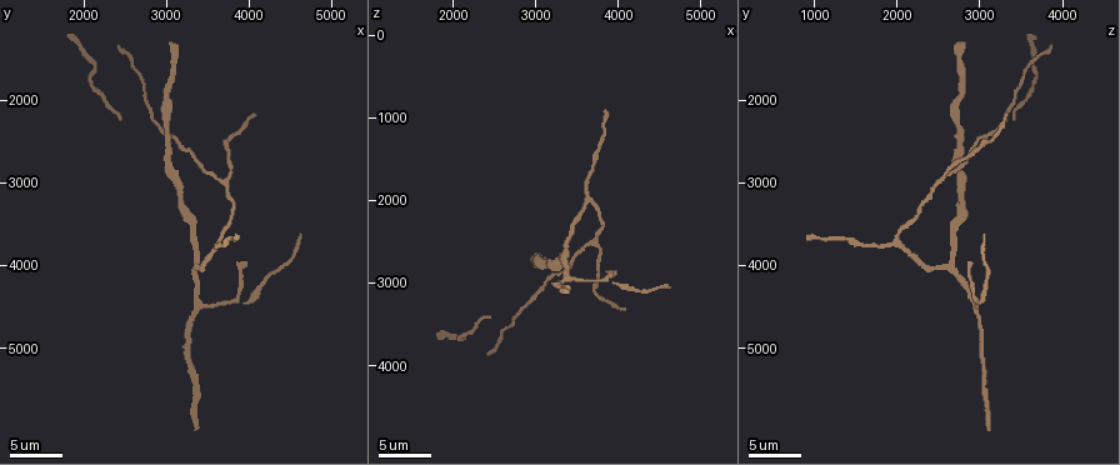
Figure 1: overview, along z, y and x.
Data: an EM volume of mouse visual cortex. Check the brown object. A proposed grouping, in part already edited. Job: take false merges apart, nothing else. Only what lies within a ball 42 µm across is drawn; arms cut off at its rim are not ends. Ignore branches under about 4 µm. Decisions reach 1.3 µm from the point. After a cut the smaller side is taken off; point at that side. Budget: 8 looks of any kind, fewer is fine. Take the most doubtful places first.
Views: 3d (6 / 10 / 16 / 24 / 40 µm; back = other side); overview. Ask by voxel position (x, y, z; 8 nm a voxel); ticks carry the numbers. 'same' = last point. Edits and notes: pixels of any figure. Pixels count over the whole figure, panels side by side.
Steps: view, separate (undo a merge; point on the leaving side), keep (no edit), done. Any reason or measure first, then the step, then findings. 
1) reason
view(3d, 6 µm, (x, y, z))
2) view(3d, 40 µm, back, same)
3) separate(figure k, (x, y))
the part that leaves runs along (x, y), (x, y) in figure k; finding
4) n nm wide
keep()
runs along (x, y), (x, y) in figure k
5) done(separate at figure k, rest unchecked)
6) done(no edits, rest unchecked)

three arms meet
view(3d, 10 µm, (3700, 2950, 2500))

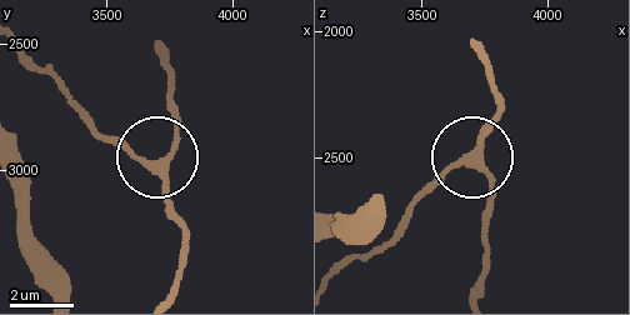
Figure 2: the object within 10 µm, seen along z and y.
side arm 11 µm; 3 arms
keep()
continuous, no second neuron

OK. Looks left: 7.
a fork
view(3d, 16 µm, (3450, 4500, 2950))

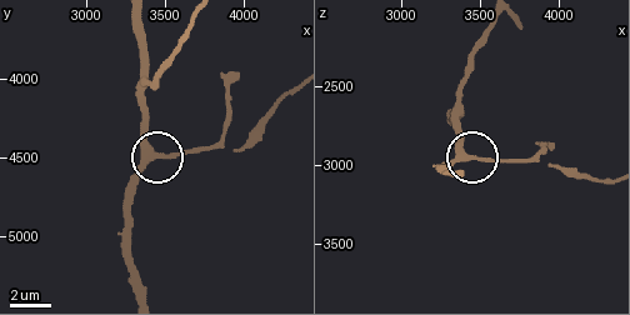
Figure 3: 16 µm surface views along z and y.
view(3d, 6 µm, (3440, 4480, 2940))

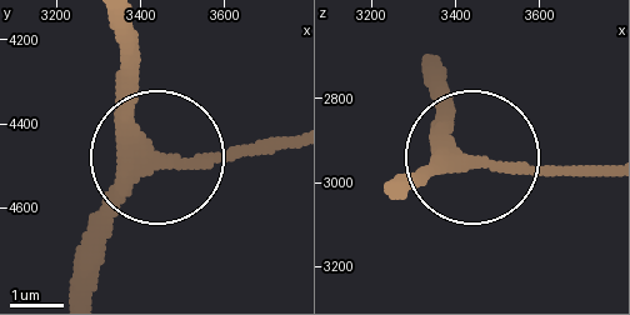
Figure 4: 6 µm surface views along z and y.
side arm 13 µm
keep()
continuous, no second neuron

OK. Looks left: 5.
three arms meet
view(3d, 6 µm, (3350, 4000, 2650))

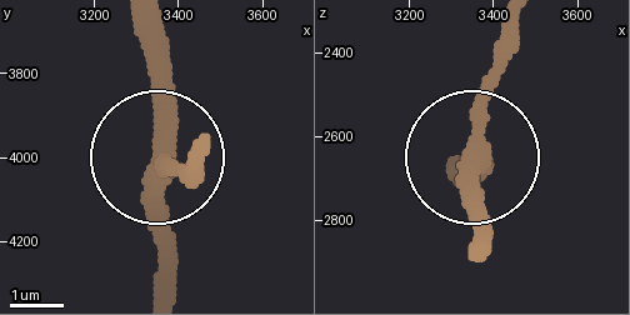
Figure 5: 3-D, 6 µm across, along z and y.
view(3d, 6 µm, back, same)

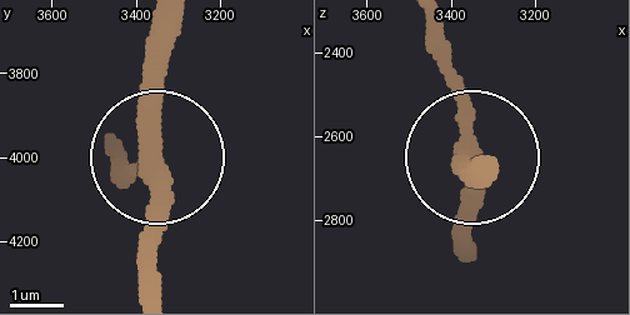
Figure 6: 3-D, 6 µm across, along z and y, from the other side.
keep()
runs along (114, 150), (123, 164), (163, 164), (149, 254) in figure 6; all the same neuron

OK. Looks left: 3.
view(3d, 10 µm, (3600, 3750, 2000))

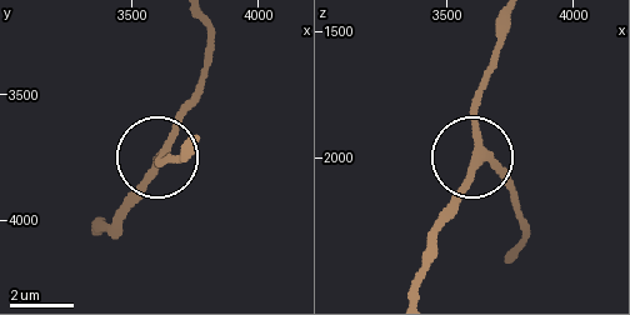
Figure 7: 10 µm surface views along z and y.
3 arms
keep()
runs along (519, 195), (486, 158), (473, 155), (486, 71) in figure 7; all the same neuron

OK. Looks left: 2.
done(no edits, rest unchecked)

